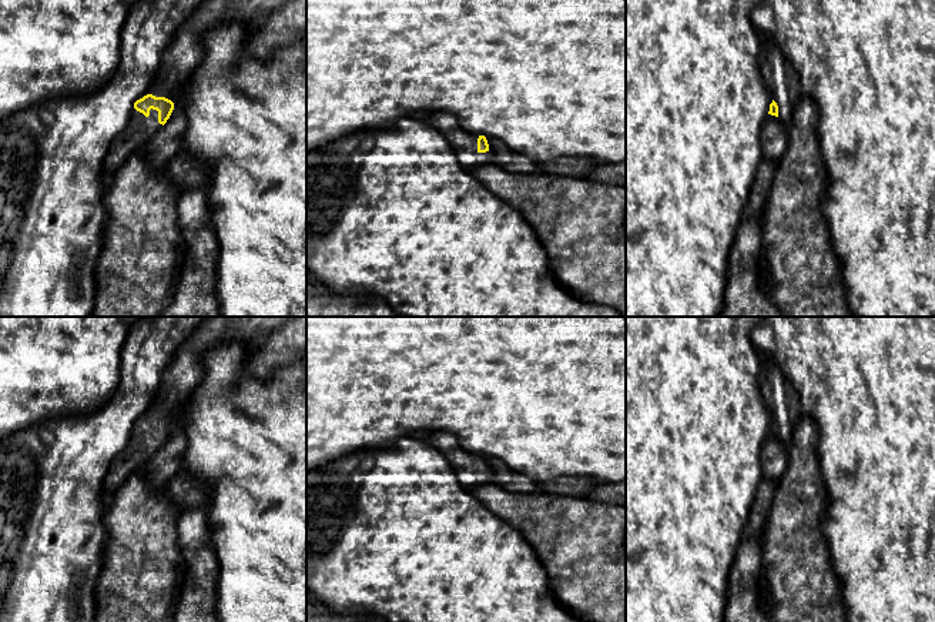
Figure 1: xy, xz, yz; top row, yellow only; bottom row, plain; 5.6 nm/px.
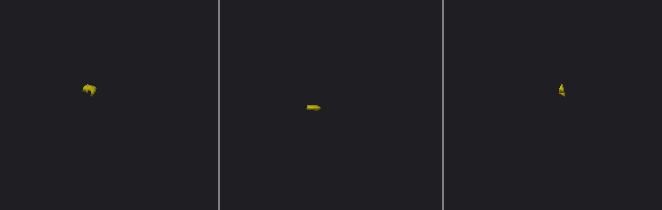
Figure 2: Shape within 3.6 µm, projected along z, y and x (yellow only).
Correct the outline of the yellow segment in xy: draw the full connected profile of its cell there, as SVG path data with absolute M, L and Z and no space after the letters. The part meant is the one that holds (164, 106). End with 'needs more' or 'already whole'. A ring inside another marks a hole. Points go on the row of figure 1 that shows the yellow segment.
M147 94L134 103L128 126L114 137L107 153L104 161L105 180L110 181L141 143L151 138L167 123L172 110L174 103L171 100L153 94Z; needs more

